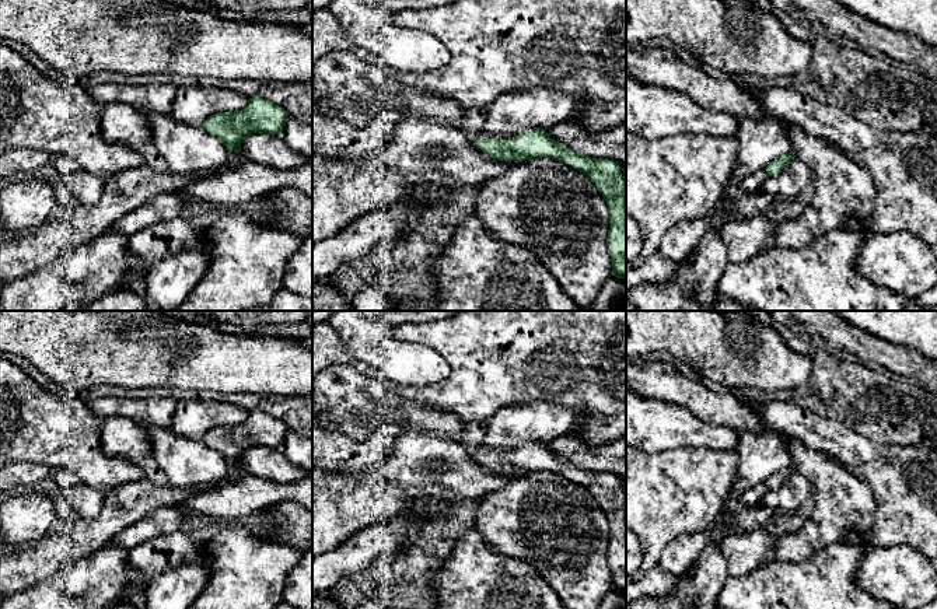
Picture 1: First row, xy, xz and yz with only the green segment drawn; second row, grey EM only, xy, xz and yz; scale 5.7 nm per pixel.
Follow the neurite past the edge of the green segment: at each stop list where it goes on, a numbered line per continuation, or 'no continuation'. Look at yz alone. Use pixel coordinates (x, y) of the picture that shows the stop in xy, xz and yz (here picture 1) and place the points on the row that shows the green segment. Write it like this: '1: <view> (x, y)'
1: yz (751, 184)

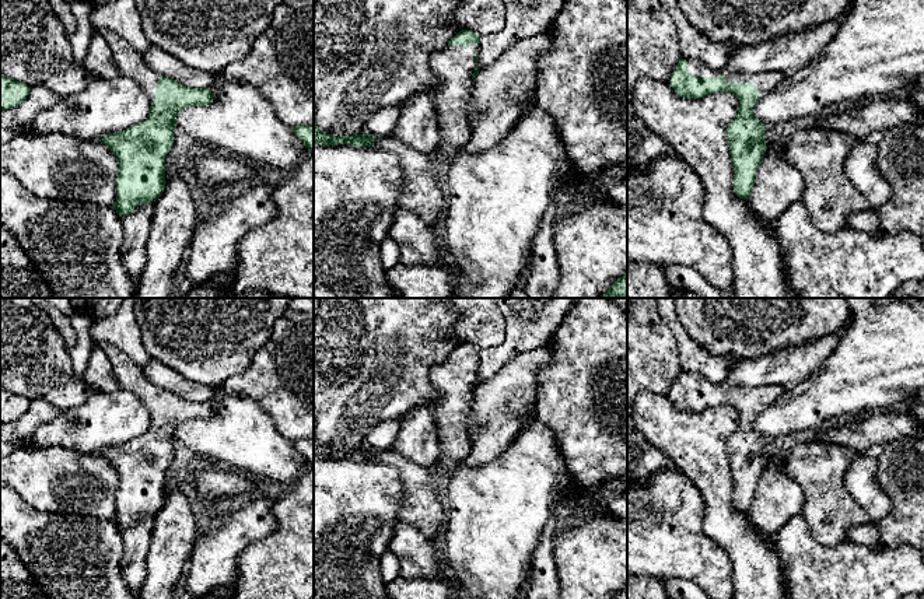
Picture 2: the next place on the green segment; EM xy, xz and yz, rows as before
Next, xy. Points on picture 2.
1: xy (130, 63)

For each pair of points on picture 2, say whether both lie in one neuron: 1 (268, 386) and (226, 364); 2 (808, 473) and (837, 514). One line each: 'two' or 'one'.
1: two
2: one

